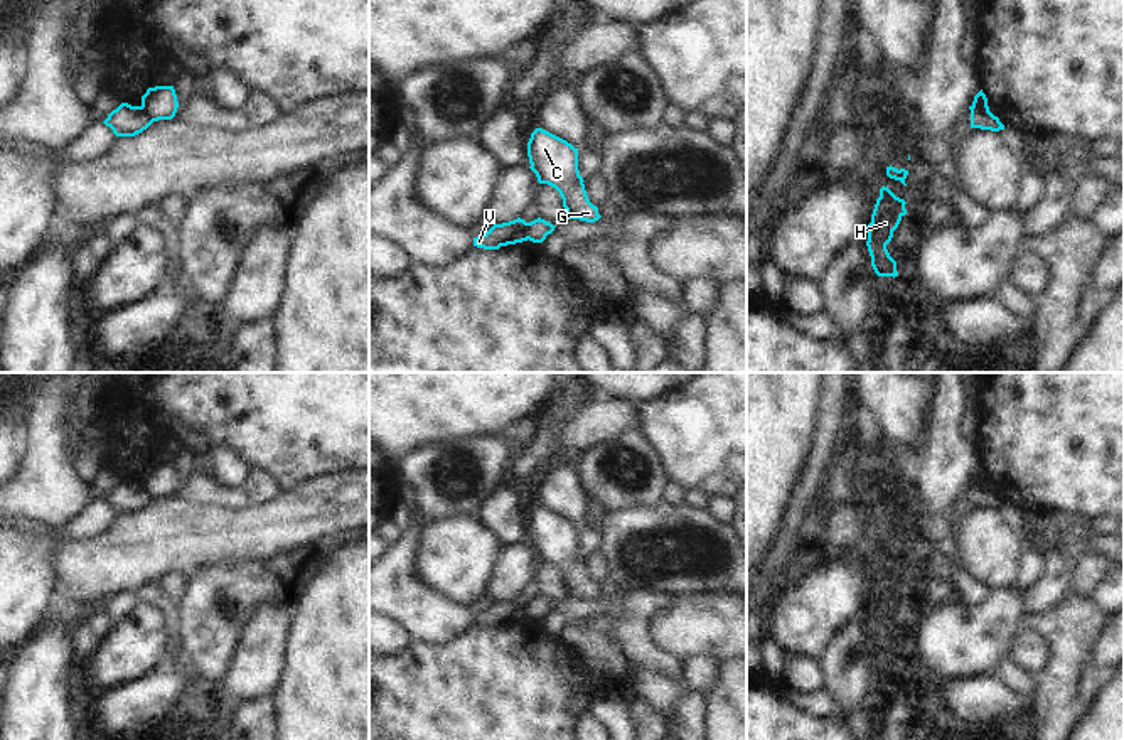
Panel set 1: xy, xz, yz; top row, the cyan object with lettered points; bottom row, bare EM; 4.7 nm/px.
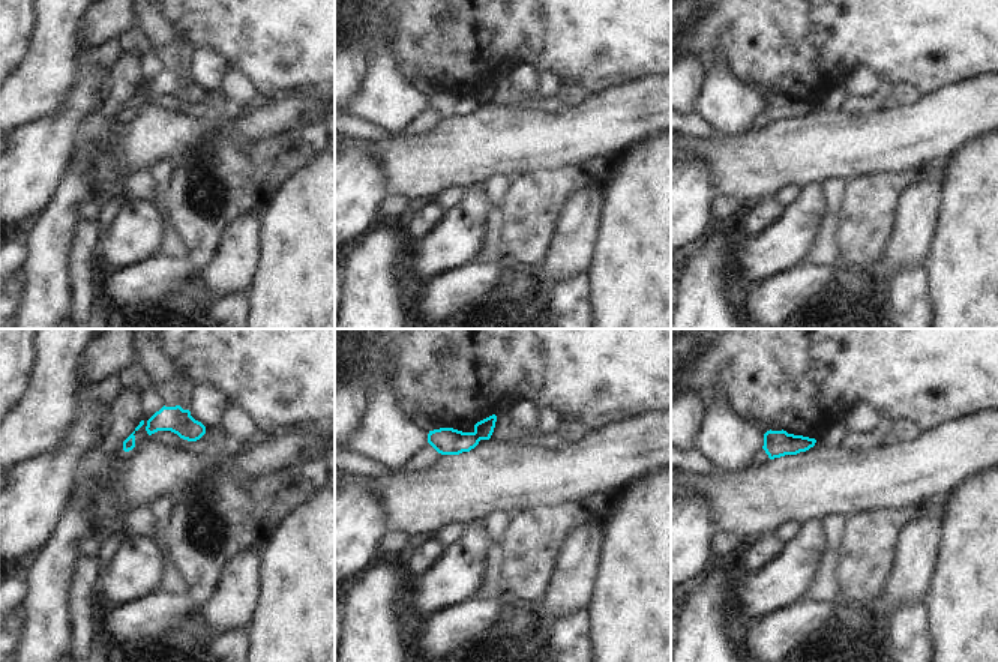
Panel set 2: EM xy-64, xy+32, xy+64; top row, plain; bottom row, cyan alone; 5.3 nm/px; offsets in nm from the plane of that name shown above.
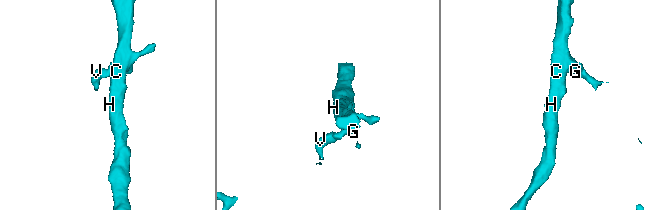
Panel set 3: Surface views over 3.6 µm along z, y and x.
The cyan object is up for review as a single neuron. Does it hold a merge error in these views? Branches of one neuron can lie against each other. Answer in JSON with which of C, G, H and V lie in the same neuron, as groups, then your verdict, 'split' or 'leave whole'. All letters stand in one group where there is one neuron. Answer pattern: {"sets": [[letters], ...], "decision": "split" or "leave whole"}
{"sets": [["C", "G", "H"], ["V"]], "decision": "split"}

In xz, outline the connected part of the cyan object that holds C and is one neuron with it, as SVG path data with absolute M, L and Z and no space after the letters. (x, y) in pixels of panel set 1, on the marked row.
M536 128L527 142L531 170L539 184L554 187L570 219L595 223L602 216L585 190L585 180L578 170L578 148L566 140Z

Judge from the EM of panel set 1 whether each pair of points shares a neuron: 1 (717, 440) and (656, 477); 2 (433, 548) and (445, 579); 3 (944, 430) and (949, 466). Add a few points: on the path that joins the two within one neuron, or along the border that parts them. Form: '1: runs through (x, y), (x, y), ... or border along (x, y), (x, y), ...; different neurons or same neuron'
1: border along (644, 439), (669, 481); different neurons
2: runs through (440, 555), (445, 560), (445, 572); same neuron
3: runs through (947, 439), (947, 457); same neuron

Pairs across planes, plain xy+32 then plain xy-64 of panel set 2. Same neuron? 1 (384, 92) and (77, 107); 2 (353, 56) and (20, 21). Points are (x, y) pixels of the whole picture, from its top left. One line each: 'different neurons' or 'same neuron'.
1: different neurons
2: same neuron

